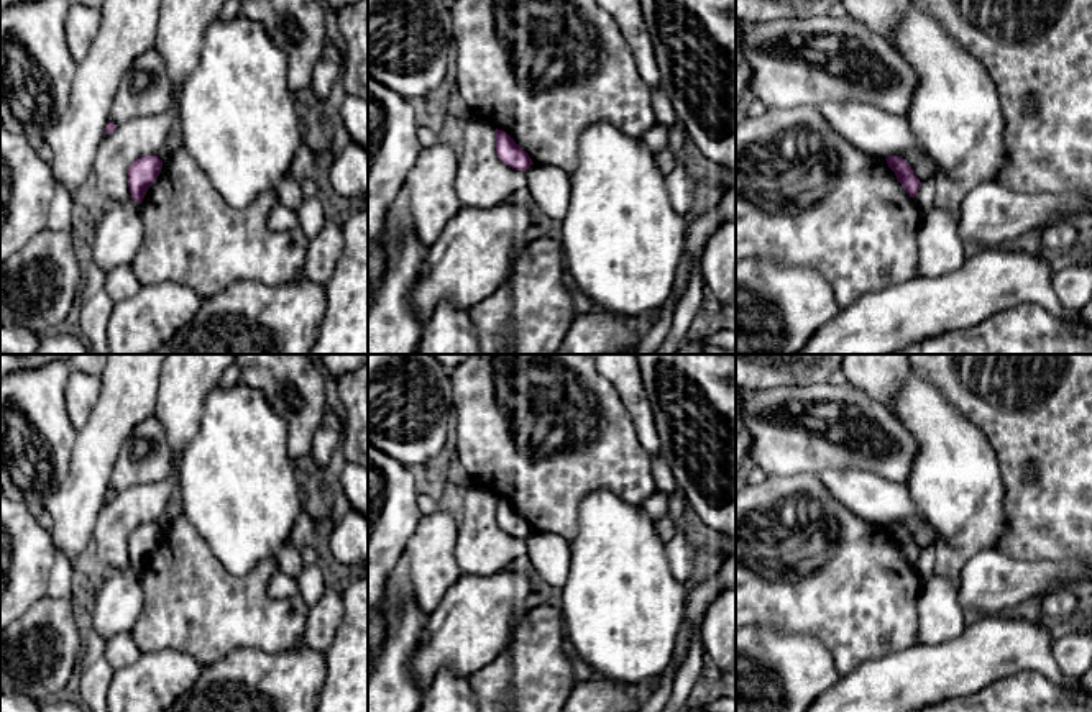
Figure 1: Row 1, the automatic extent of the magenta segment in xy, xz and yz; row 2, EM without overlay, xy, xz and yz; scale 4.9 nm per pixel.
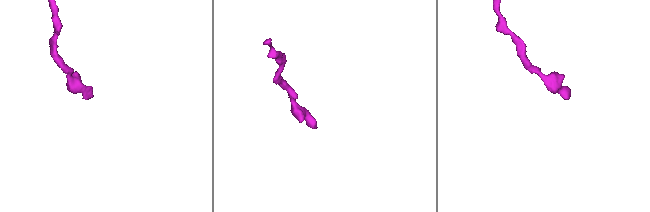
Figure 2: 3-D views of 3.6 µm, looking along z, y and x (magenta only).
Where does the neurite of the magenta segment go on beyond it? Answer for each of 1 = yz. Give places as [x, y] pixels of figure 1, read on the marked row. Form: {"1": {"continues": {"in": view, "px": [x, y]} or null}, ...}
{"1": {"continues": null}}

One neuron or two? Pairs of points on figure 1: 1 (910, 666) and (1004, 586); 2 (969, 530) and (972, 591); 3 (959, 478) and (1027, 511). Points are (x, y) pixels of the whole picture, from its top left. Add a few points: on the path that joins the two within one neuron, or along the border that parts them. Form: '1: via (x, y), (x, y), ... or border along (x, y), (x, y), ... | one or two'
1: border along (1000, 612), (982, 616) | two
2: border along (995, 548), (986, 548), (964, 560) | two
3: border along (995, 461), (1007, 522), (1002, 538) | two

